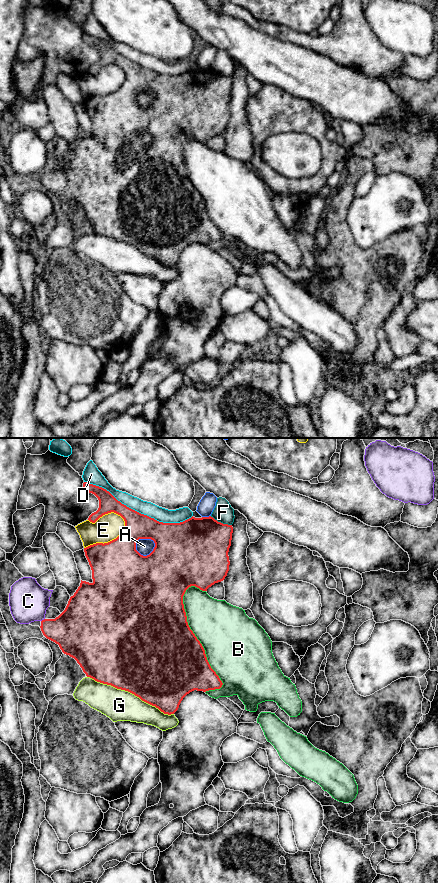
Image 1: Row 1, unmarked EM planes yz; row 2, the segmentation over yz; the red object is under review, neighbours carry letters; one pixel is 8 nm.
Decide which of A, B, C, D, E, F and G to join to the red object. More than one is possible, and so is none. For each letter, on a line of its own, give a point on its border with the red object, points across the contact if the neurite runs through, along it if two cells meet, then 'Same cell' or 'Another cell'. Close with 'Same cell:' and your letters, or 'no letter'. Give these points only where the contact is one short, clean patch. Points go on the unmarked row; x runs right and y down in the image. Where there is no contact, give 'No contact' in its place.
A: Touches red at yz (142, 90). Another cell
B: Touches red at yz (196, 189). Another cell
C: Touches red at yz (42, 172). Another cell
D: Touches red at yz (138, 64). Another cell
E: Touches red at yz (110, 93). Another cell
F: Touches red at yz (220, 74). Boundary: yz (210, 68), (231, 77). Another cell
G: Touches red at yz (130, 244). Another cell
Same cell: no letter

